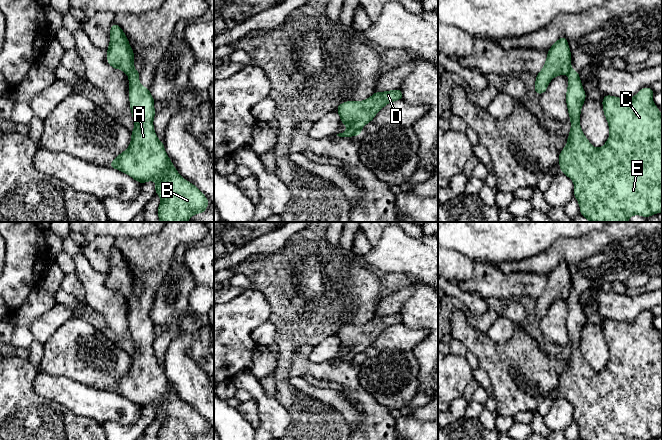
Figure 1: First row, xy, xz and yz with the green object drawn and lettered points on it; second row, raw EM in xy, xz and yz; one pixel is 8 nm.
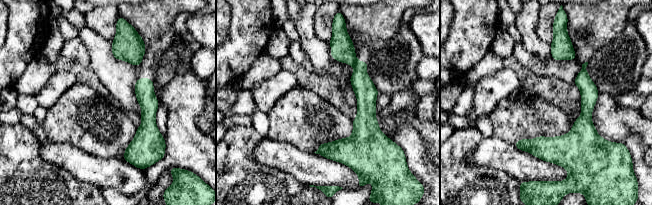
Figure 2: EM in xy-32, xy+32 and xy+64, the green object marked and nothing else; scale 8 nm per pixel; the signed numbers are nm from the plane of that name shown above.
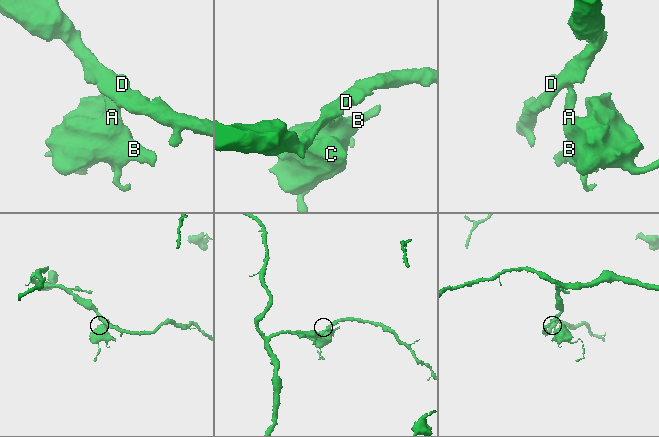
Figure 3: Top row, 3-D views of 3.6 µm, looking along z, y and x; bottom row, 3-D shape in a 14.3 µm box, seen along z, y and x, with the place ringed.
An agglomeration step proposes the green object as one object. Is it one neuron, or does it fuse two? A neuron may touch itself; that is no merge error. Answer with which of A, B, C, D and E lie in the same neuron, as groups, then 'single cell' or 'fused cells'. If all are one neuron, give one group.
groups A B C E / D; fused cells

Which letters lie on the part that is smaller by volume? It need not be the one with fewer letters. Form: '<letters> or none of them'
A, B, C, E

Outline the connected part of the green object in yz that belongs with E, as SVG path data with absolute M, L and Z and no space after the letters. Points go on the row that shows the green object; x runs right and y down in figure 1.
M575 69L570 70L566 103L571 130L566 146L559 153L559 166L560 171L574 182L574 197L579 203L580 215L590 222L628 222L633 215L648 218L662 212L662 114L652 100L652 88L642 88L632 98L604 95L603 112L610 135L601 148L594 148L580 127L580 113L587 97L579 74Z

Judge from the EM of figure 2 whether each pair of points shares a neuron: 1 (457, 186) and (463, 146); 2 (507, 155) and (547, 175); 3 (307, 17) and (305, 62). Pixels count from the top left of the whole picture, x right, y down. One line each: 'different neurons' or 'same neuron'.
1: same neuron
2: same neuron
3: different neurons

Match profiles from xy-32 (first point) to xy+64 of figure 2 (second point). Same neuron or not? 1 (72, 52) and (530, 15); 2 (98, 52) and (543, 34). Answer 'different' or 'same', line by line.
1: different
2: different

